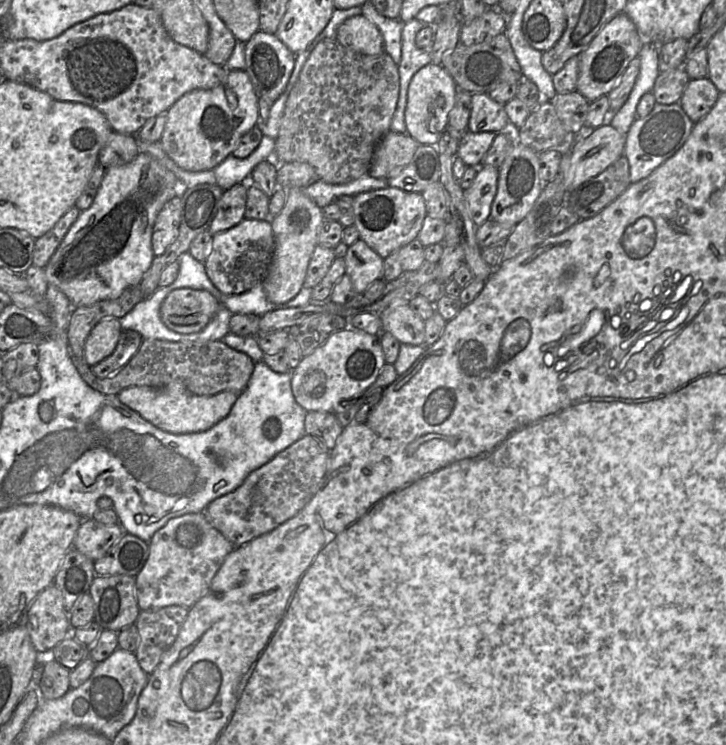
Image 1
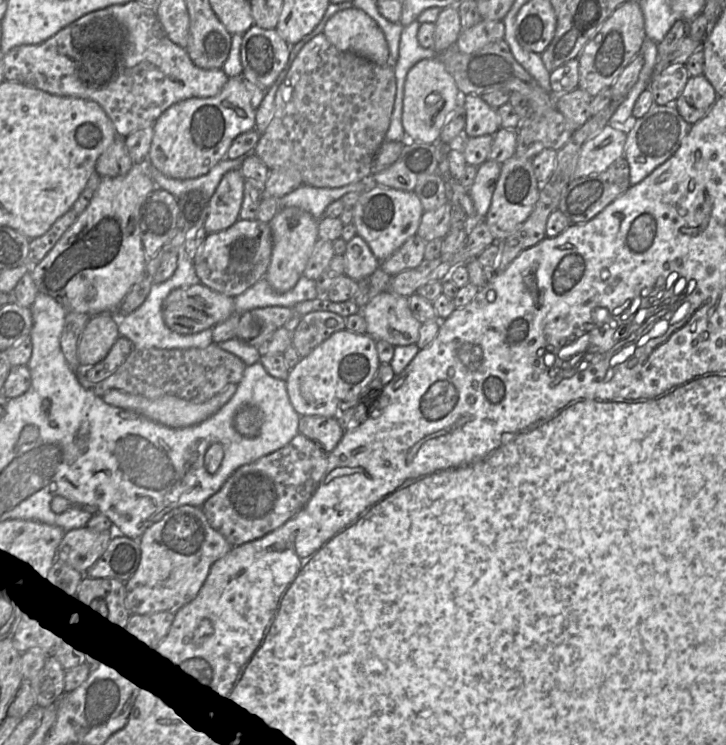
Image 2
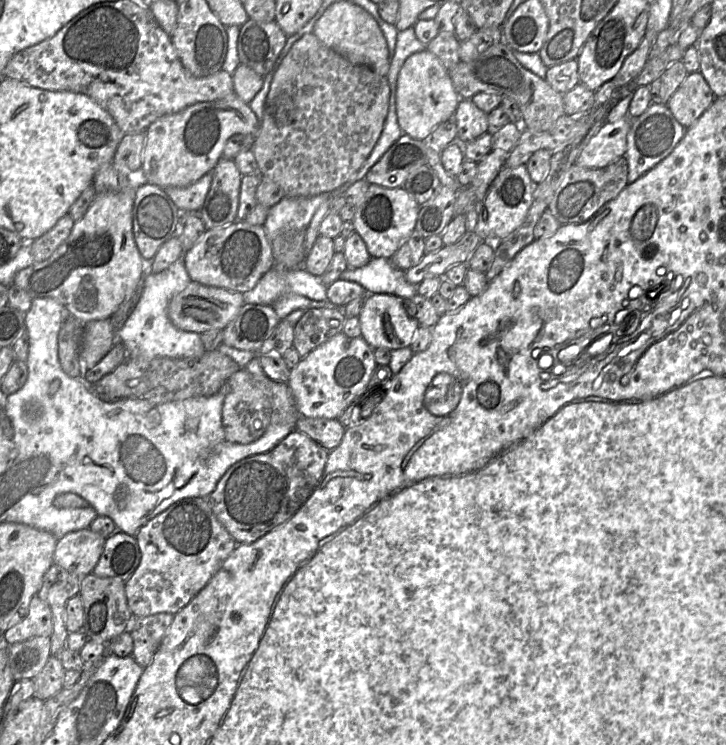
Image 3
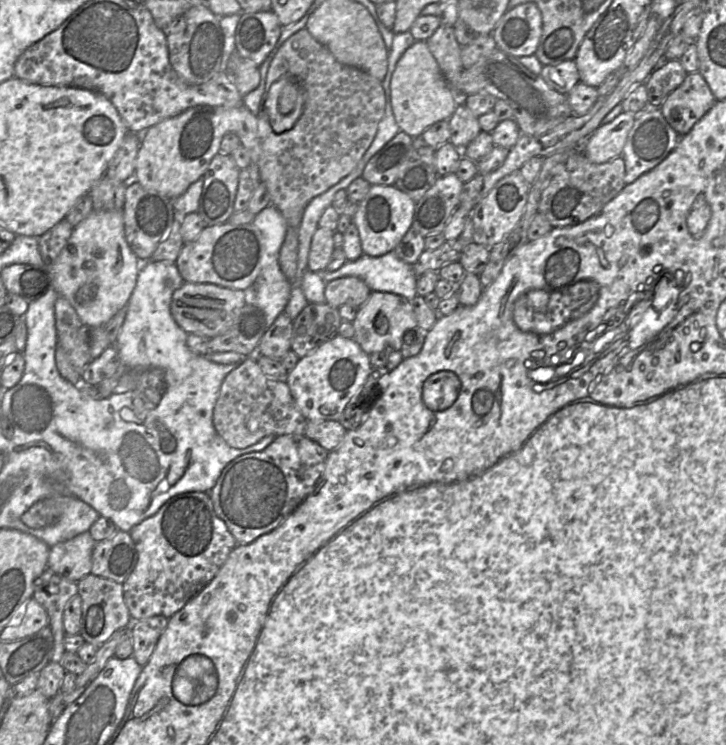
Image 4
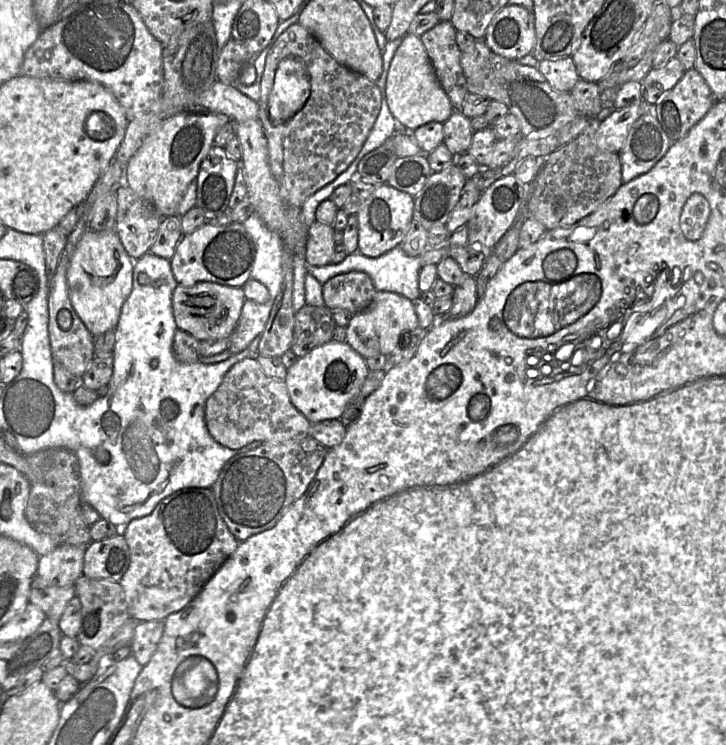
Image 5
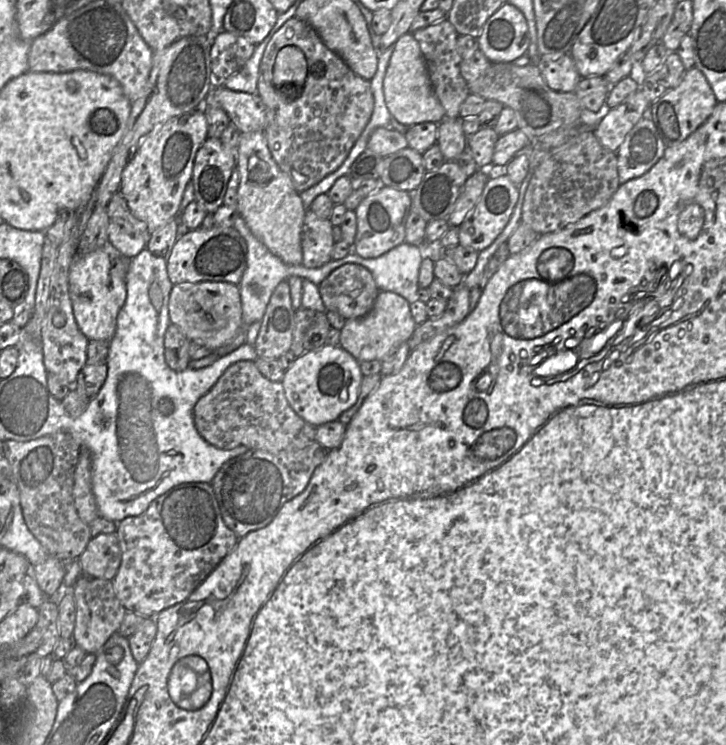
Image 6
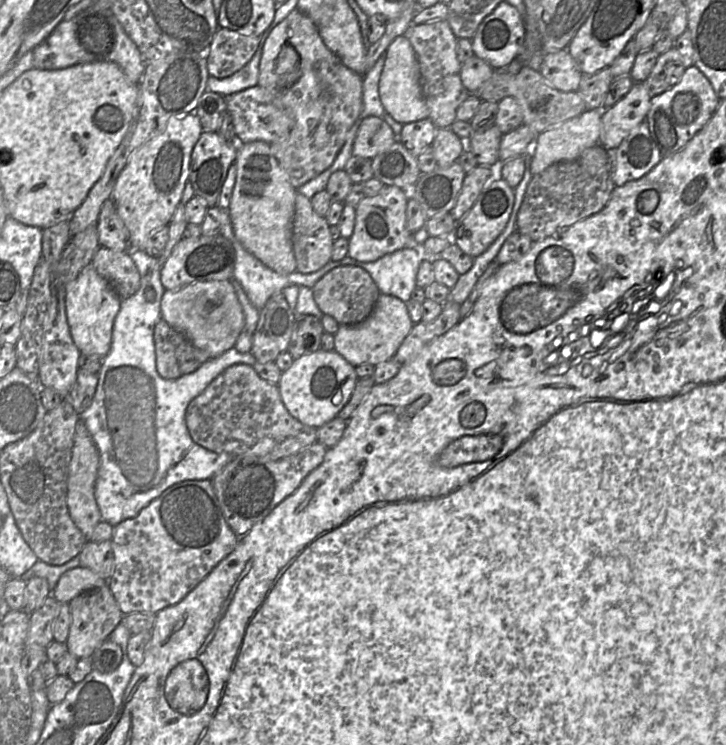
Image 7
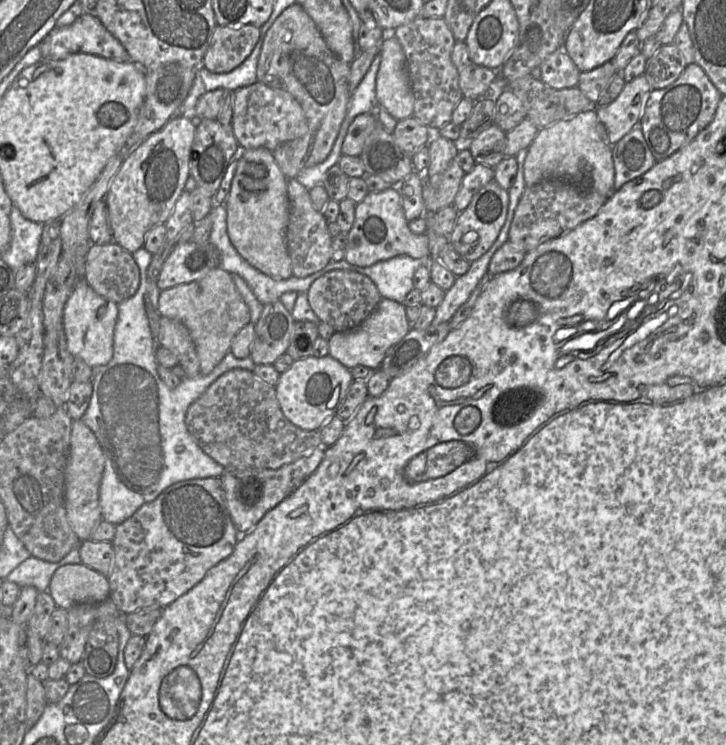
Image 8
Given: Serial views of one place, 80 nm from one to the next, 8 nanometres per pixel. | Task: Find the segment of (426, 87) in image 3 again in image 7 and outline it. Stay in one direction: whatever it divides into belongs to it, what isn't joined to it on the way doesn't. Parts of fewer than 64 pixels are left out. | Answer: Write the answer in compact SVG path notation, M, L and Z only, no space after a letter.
M405 36L396 37L388 46L385 56L379 80L379 96L386 113L401 124L428 119L429 111L420 85L419 65L410 41Z

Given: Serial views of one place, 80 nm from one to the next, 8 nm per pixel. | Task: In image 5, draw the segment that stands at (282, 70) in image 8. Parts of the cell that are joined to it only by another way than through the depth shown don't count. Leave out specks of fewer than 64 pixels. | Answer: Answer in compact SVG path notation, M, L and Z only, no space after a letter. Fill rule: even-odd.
M299 23L289 26L277 39L266 57L260 85L258 121L267 140L270 170L282 199L301 208L309 196L335 180L355 160L379 115L381 92L375 82L341 65ZM286 57L296 57L306 65L310 95L291 119L276 125L269 116L268 100L277 66Z

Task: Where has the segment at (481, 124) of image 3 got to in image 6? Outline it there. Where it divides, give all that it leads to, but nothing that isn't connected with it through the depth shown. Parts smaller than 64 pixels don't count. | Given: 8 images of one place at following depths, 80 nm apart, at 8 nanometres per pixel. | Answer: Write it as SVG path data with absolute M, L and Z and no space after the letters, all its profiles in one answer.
M460 117L444 119L438 124L436 145L446 161L456 160L467 150L467 138L462 129Z

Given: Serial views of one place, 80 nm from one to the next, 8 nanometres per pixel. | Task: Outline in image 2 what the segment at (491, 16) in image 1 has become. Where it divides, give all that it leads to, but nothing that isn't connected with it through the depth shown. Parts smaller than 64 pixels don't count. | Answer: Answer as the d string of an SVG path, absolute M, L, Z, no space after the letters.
M482 19L471 28L462 30L455 47L462 53L472 53L484 46L504 39L505 24L503 20Z

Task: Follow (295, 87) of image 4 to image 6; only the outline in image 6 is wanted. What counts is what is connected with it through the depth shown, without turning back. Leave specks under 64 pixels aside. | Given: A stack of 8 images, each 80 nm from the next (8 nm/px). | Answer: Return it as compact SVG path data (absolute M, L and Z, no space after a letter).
M295 46L283 47L274 63L274 83L277 87L294 85L300 89L307 77L304 53Z

